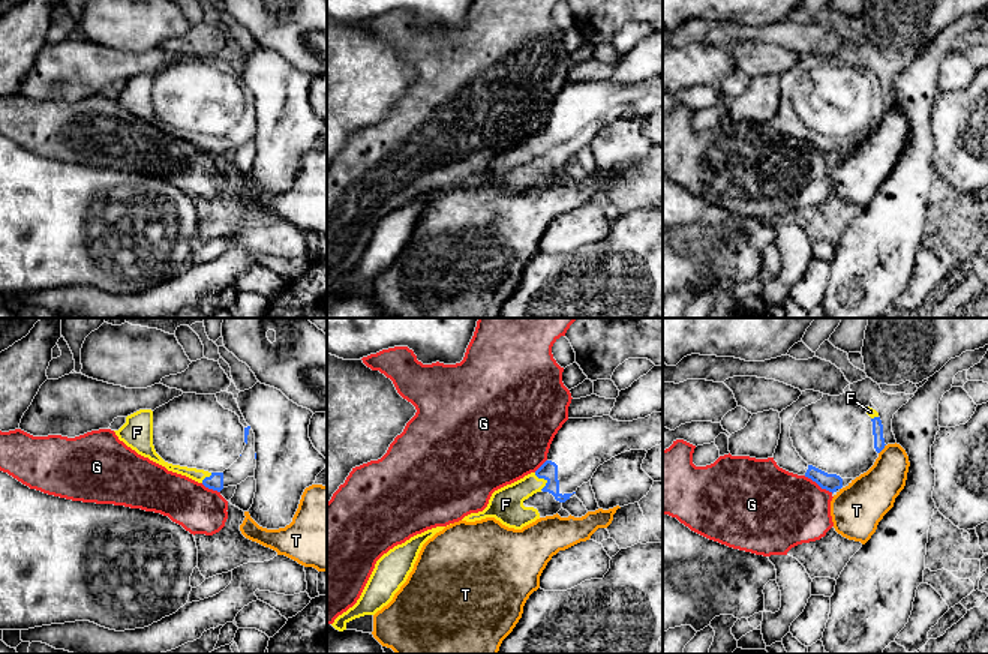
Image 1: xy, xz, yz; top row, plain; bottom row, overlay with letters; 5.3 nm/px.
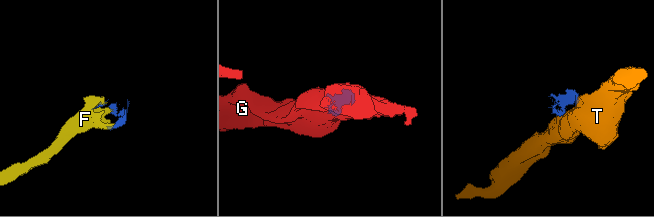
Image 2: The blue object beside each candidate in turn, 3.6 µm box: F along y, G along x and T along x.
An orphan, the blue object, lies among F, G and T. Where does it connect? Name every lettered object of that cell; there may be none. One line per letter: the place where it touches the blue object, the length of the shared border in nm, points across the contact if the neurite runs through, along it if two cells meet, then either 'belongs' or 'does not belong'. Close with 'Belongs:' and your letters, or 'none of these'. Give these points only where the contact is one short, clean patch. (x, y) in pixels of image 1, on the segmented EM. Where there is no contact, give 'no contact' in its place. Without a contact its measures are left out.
F: contact xz (544, 479); length 100 nm; belongs
G: contact yz (819, 485); length 180 nm; does not belong
T: contact yz (883, 447); length 70 nm; border yz (885, 444), (879, 453); does not belong
Belongs: F

